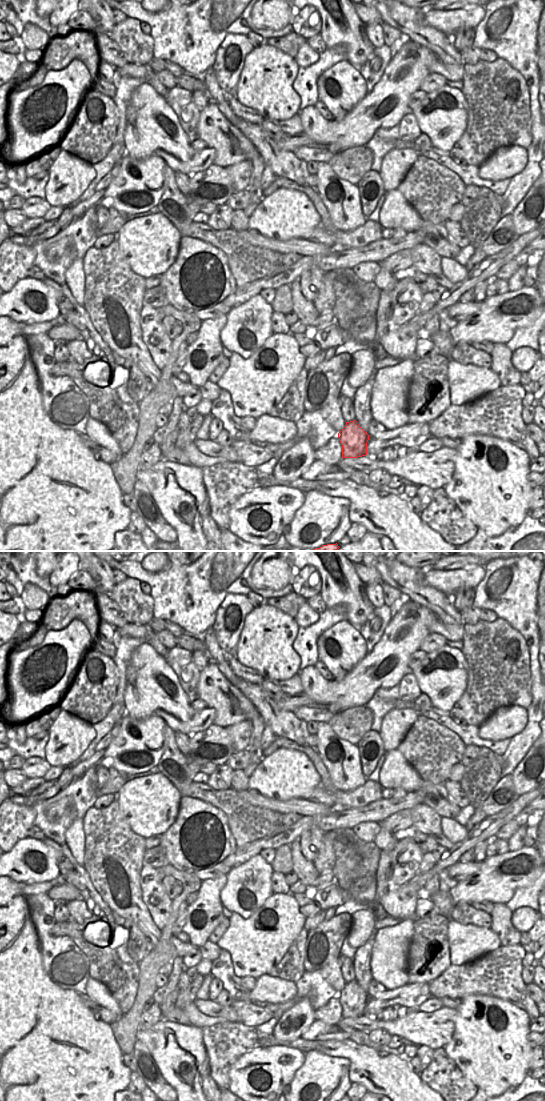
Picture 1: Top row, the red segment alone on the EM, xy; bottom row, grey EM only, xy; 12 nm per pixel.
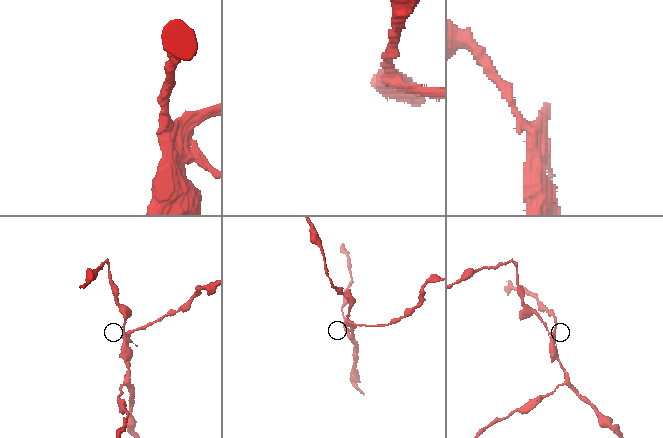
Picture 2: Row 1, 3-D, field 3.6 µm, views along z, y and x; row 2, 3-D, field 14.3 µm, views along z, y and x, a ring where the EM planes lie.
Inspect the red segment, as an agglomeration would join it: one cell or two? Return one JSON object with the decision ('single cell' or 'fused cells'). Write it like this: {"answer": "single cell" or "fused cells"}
{"answer": "single cell"}

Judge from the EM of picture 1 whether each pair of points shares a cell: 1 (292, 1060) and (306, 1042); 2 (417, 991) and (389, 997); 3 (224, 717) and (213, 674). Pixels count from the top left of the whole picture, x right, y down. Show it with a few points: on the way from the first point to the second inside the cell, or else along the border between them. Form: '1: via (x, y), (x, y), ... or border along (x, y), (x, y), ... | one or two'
1: border along (276, 1045), (295, 1047), (305, 1054) | two
2: via (410, 996), (396, 997) | one
3: via (224, 706), (224, 698), (214, 688), (214, 685) | one

